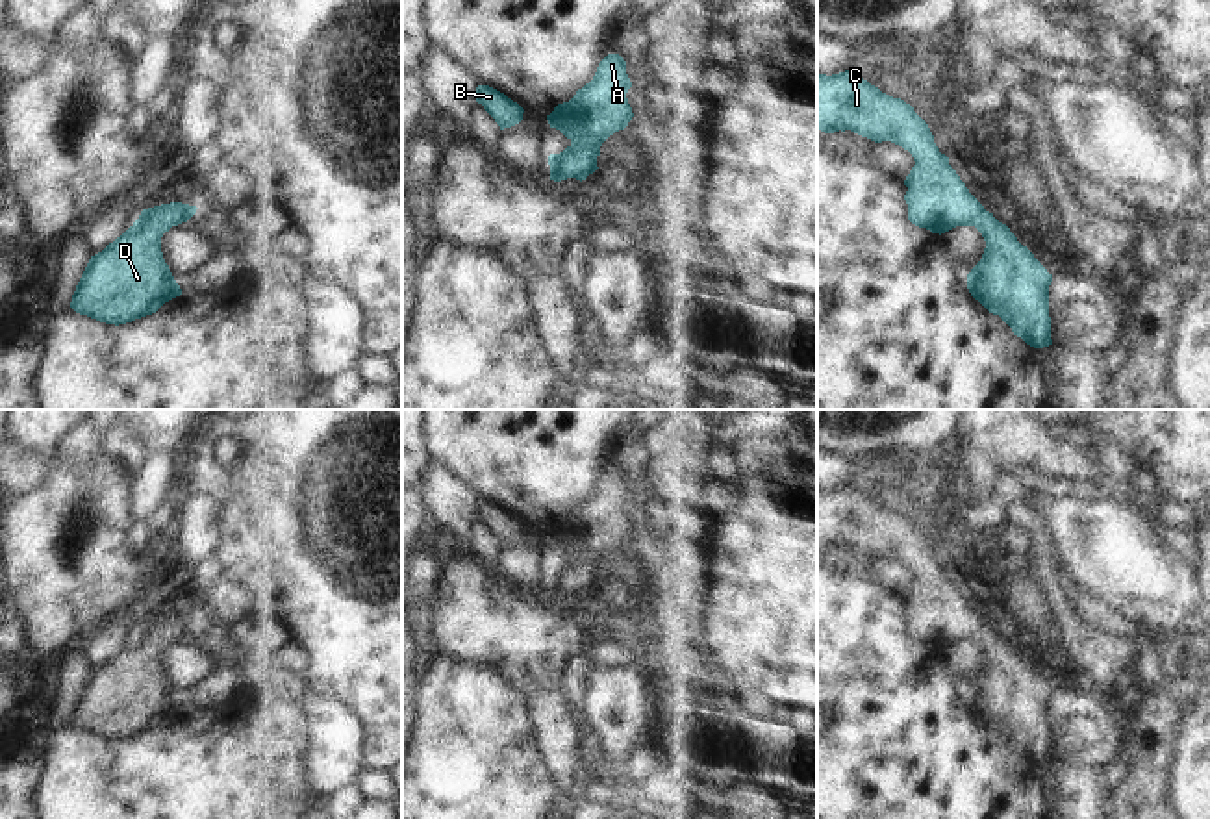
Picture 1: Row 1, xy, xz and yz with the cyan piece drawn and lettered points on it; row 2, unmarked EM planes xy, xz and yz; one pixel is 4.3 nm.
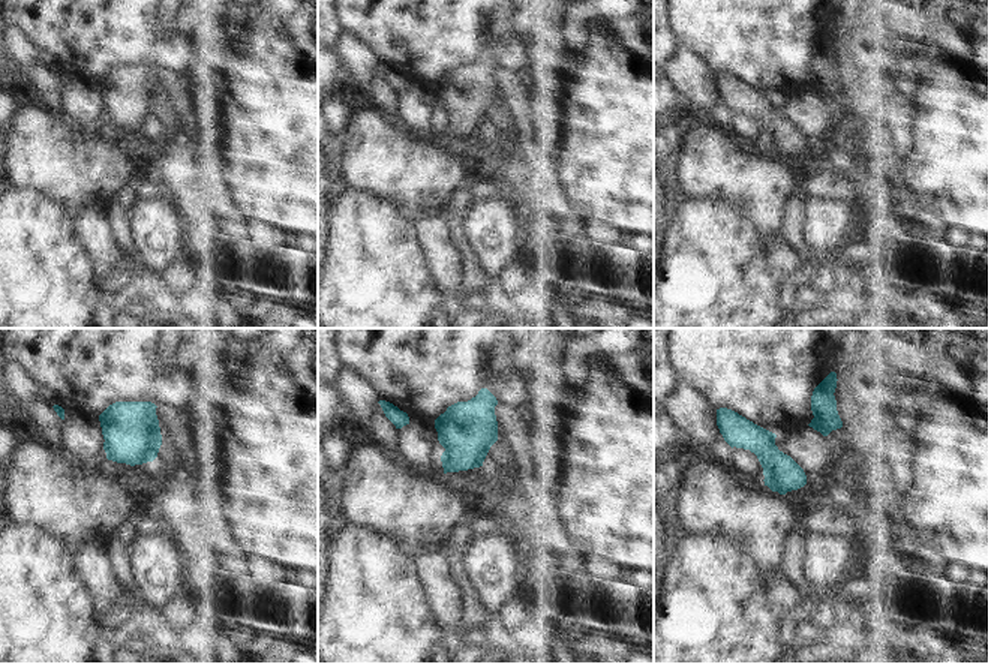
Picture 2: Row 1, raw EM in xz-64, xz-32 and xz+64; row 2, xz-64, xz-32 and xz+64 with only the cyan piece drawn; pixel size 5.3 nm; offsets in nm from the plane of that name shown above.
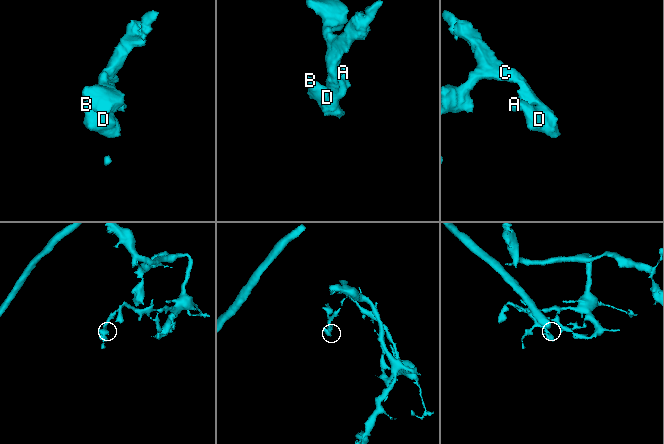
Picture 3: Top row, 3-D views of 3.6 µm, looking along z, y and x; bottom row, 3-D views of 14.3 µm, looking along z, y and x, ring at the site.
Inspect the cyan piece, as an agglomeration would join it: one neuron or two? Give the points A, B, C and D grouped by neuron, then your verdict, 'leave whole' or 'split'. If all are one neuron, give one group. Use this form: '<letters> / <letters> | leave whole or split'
A B C D | leave whole

